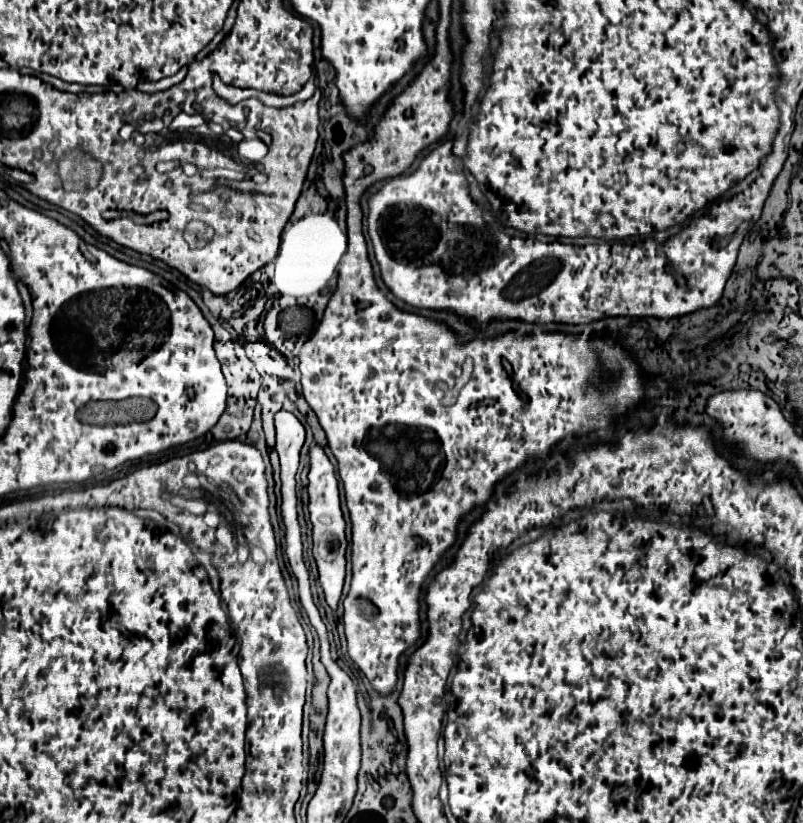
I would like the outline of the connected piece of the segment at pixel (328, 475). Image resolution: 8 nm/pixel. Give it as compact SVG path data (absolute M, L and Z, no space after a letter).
M311 446L309 452L309 520L313 524L313 558L319 568L319 582L325 590L327 604L335 610L341 598L343 582L345 582L345 520L339 506L339 488L335 478L335 468L325 456L321 446Z

